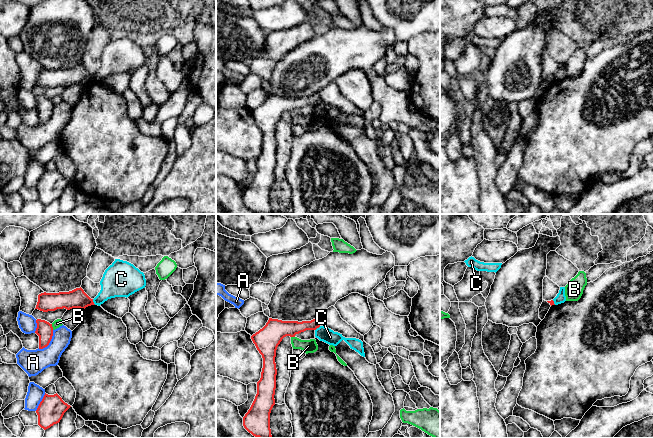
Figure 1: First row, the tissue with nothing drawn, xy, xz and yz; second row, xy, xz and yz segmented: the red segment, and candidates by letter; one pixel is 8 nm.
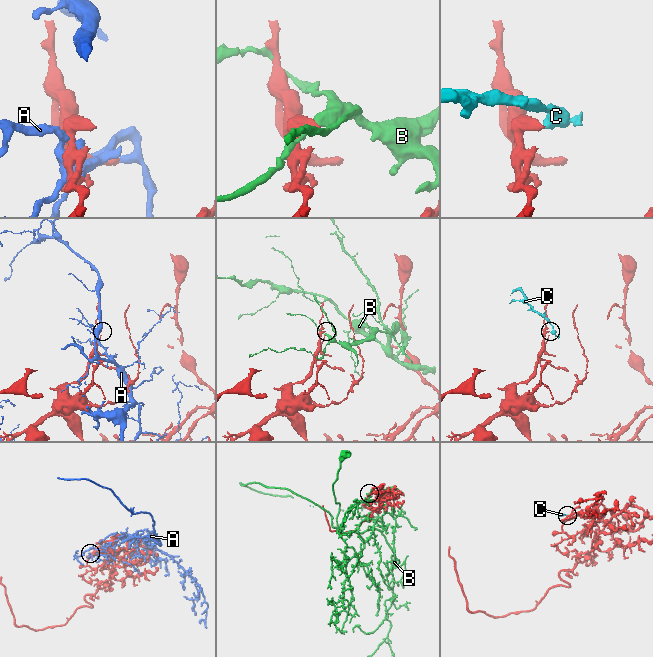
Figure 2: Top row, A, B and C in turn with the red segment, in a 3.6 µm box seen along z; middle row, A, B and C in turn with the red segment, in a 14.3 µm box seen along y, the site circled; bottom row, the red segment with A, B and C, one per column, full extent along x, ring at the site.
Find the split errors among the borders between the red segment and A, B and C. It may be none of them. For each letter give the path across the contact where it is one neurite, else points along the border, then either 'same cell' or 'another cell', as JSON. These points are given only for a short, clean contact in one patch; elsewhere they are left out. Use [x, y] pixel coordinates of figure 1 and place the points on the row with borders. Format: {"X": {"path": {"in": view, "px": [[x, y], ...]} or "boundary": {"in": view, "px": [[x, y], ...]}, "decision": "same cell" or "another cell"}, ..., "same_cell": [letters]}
{"A": {"decision": "another cell"}, "B": {"decision": "another cell"}, "C": {"boundary": {"in": "xy", "px": [[92, 299], [95, 304]]}, "decision": "another cell"}, "same_cell": []}

